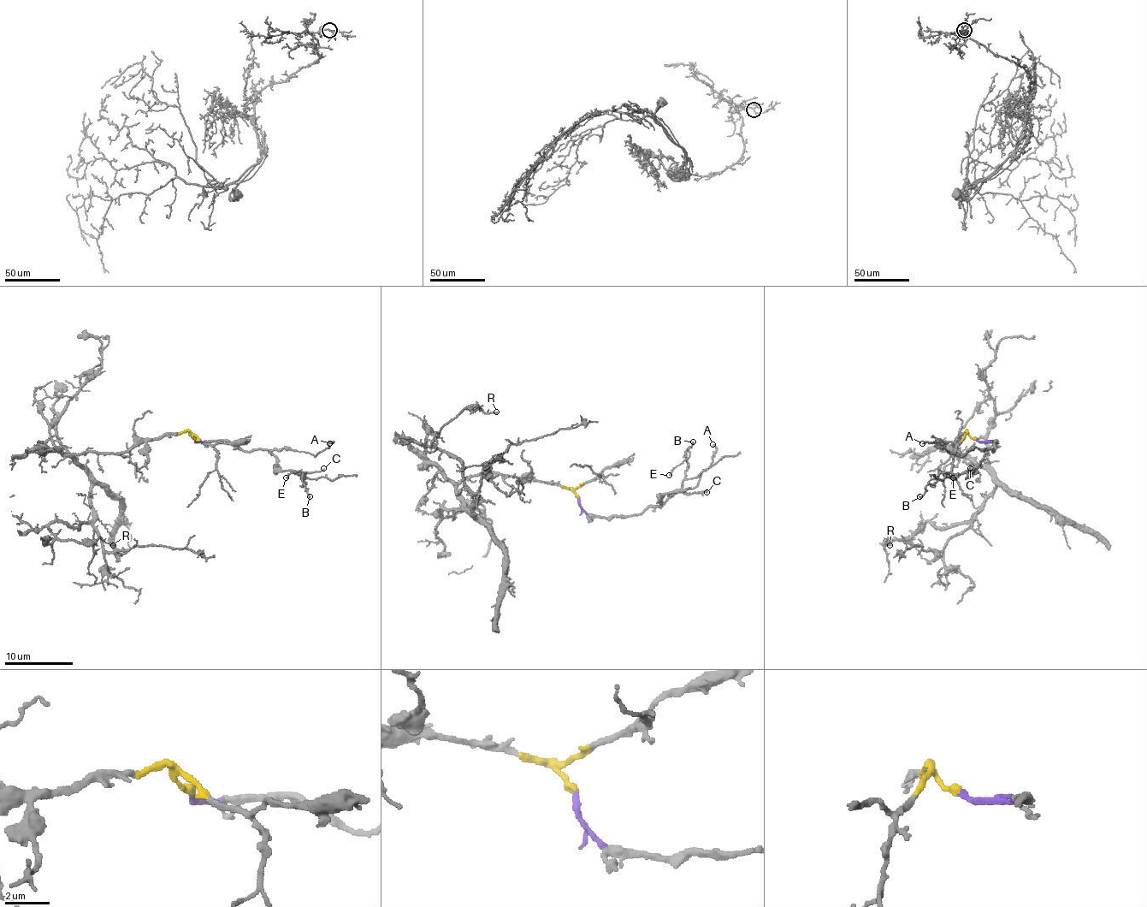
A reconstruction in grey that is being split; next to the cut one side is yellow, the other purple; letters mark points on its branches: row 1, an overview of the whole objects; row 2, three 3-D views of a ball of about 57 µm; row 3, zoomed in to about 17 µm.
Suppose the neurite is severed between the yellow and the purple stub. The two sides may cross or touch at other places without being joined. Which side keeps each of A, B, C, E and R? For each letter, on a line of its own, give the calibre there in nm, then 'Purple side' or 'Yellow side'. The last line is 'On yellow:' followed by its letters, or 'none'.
A: Thickness 180 nm. Purple side
B: Thickness 140 nm. Purple side
C: Thickness 190 nm. Purple side
E: Thickness 140 nm. Purple side
R: Thickness 180 nm. Yellow side
On yellow: R

